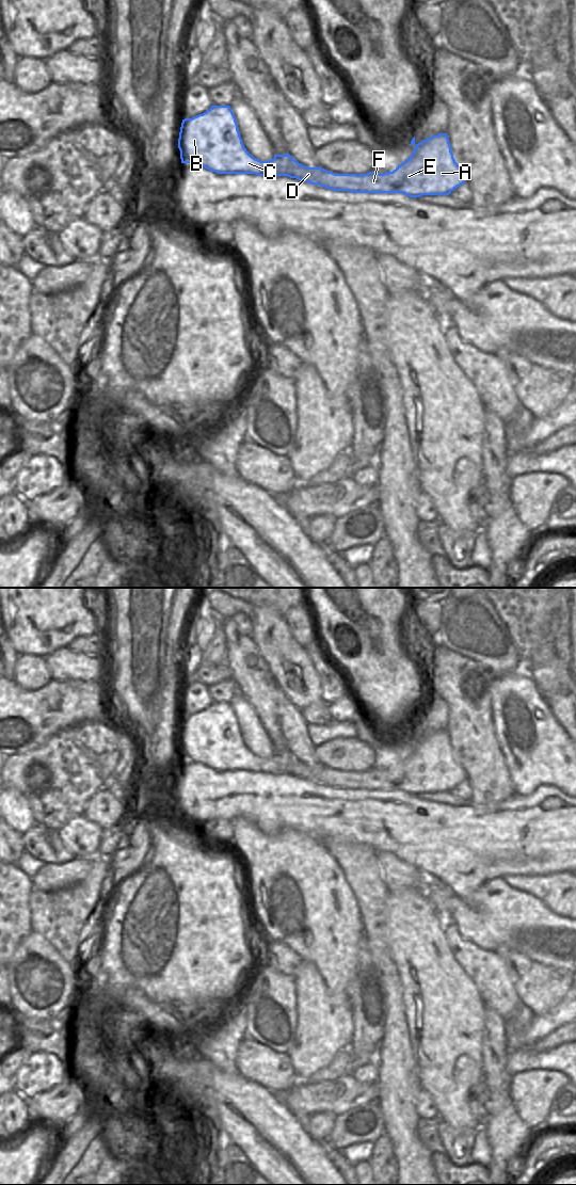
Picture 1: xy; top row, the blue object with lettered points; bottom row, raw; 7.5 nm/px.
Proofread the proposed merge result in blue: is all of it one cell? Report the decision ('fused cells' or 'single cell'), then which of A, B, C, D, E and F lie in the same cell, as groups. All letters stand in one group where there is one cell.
single cell | A B C D E F

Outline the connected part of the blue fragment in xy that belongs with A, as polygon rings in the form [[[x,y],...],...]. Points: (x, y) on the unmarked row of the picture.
[[[211,703],[203,711],[182,717],[178,746],[181,760],[201,763],[218,771],[256,771],[258,773],[288,773],[333,788],[352,790],[403,790],[410,795],[422,792],[449,792],[466,779],[466,772],[455,759],[447,731],[427,735],[416,741],[415,734],[410,742],[416,742],[413,751],[393,769],[380,771],[335,771],[322,765],[307,765],[299,760],[288,750],[274,752],[269,758],[252,754],[242,740],[236,715],[229,703]]]

